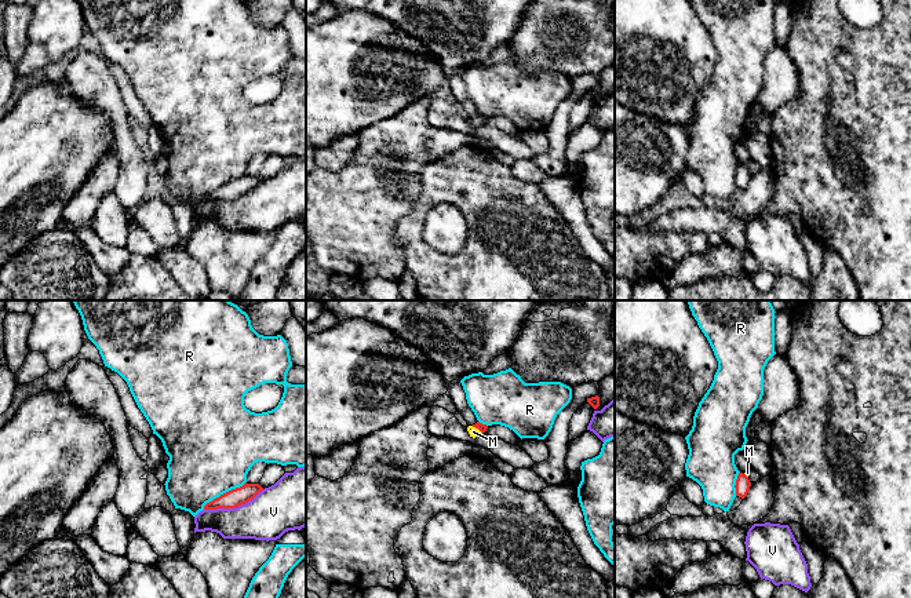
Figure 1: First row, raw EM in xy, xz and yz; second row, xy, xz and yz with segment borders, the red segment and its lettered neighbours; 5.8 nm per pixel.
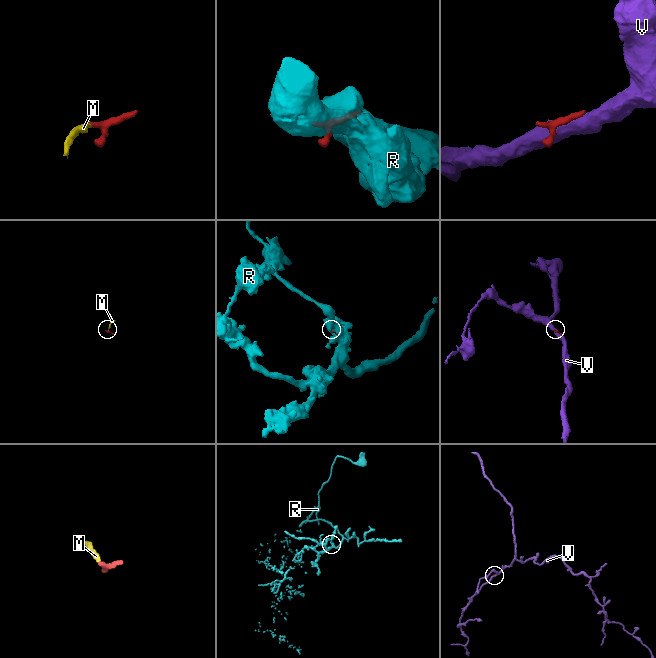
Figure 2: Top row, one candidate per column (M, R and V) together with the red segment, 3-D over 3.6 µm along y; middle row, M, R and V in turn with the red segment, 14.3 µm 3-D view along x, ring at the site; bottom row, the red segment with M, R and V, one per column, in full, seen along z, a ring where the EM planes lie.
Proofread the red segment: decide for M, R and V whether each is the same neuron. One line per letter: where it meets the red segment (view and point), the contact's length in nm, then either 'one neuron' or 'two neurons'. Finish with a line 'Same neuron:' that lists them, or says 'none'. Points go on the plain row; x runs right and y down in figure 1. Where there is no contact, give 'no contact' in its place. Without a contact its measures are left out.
M: contact xz (477, 119); length 80 nm; one neuron
R: contact xy (223, 185); length 300 nm; two neurons
V: contact xy (233, 199); length 380 nm; two neurons
Same neuron: M

